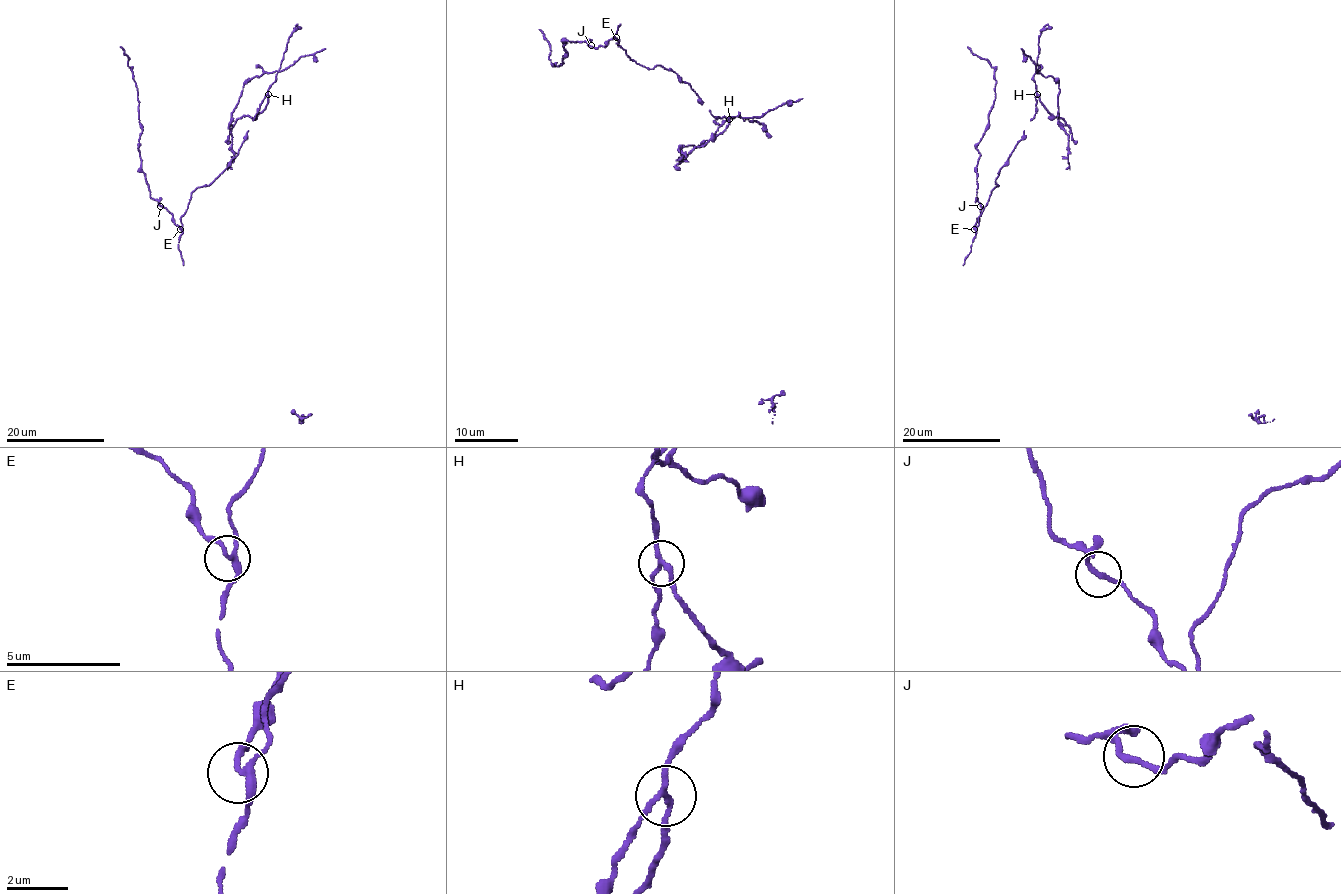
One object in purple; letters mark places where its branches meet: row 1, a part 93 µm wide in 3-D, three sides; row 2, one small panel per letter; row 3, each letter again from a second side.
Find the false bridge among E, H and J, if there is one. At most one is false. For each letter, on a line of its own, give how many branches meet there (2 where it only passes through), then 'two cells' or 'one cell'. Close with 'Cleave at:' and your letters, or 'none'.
E: 3 | one cell
H: 3 | two cells
J: 2 | one cell
Cleave at: H

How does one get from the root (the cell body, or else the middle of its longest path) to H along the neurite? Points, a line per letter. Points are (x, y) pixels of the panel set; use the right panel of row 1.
H: (1044, 107), (1037, 95)

